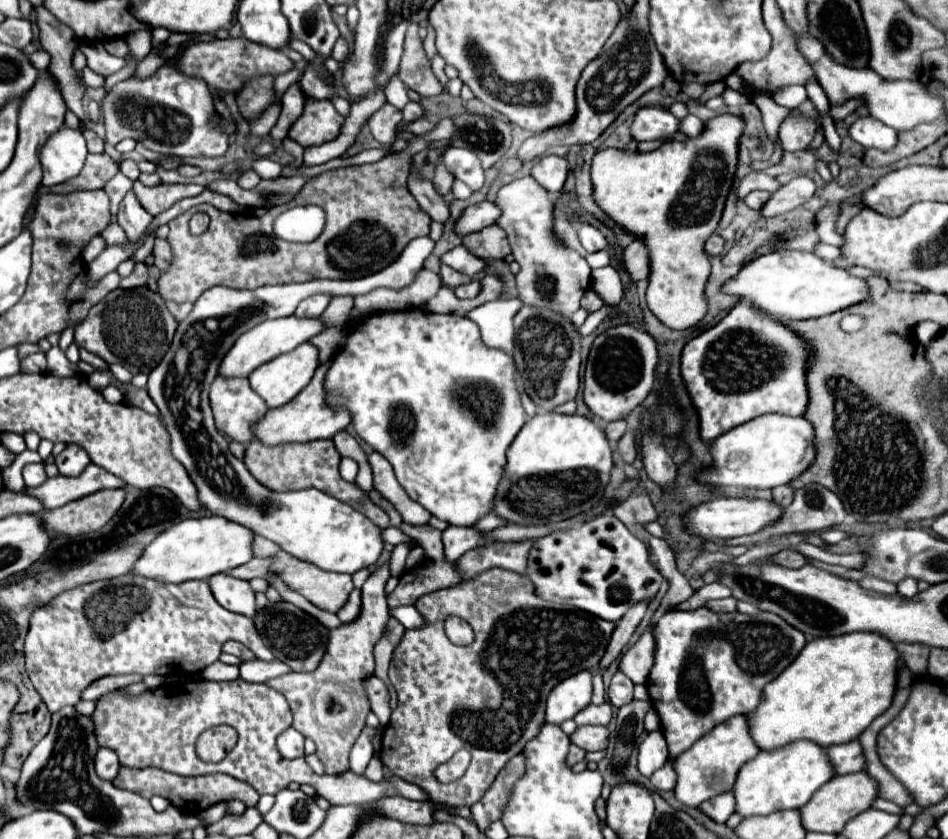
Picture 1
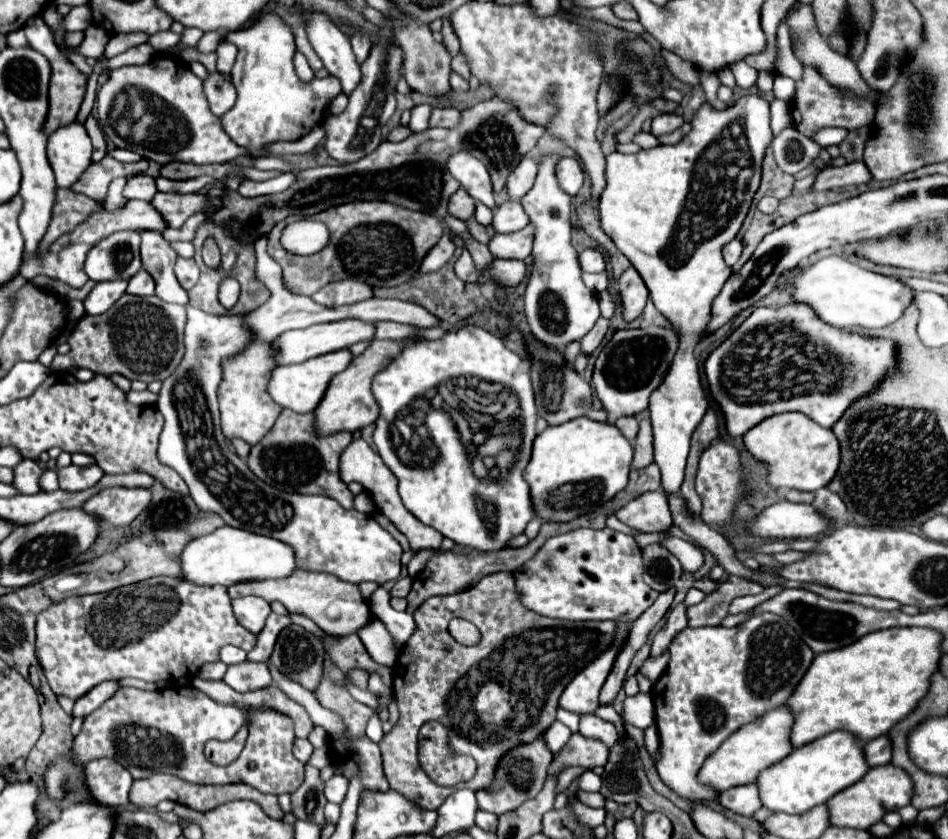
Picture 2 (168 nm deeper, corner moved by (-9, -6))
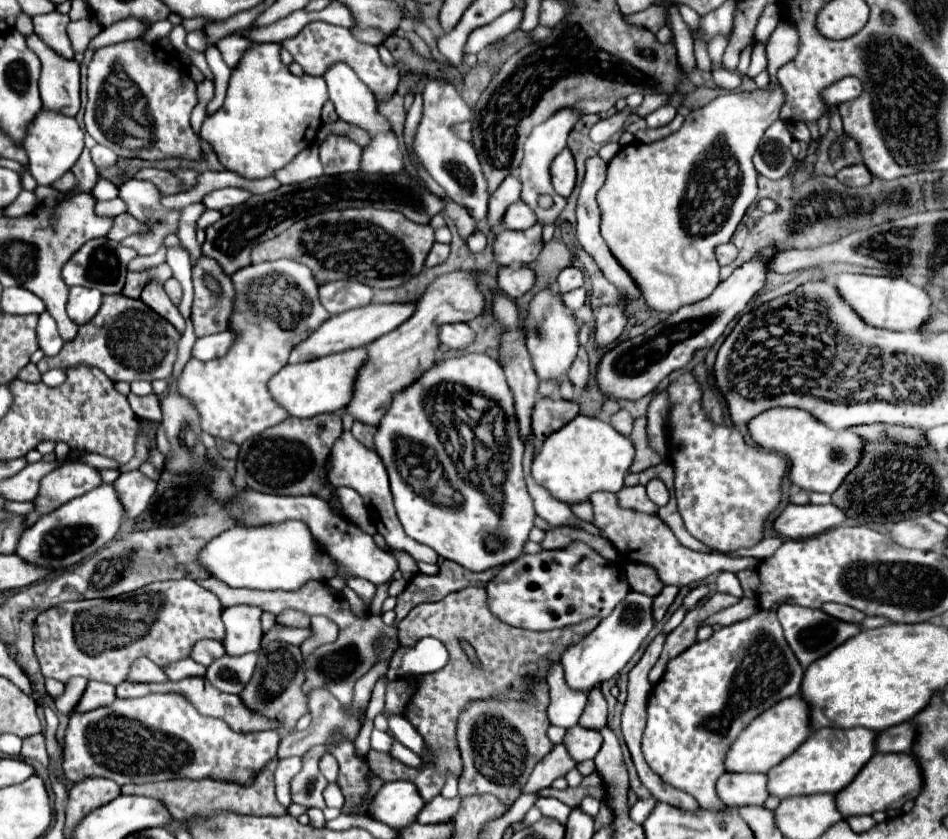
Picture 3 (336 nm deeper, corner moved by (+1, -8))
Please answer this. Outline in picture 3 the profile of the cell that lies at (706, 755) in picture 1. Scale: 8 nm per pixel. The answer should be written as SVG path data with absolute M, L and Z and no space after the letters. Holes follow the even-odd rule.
M800 696L796 698L786 698L780 702L780 706L772 706L772 710L764 710L760 718L754 718L752 724L748 724L736 742L732 742L728 750L728 758L724 758L724 768L726 772L732 774L766 774L772 766L780 764L786 756L790 756L808 736L810 736L810 726L808 726L808 706Z

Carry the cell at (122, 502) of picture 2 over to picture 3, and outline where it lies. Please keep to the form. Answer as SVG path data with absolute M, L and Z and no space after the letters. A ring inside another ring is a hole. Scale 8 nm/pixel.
M138 470L120 474L112 486L116 490L116 496L120 498L120 504L124 506L126 518L140 516L156 490L156 482L148 480Z

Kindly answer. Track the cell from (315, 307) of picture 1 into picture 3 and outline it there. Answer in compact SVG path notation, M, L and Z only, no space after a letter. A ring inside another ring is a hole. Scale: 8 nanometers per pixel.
M328 282L318 288L320 302L326 306L330 314L342 314L352 308L360 308L370 304L372 300L372 288L364 286L360 282Z

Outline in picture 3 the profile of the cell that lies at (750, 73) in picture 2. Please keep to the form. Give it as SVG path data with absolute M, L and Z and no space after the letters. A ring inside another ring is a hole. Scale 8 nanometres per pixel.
M716 36L716 38L712 38L710 44L708 44L708 56L710 56L710 60L712 60L714 64L718 64L718 66L722 64L722 54L724 54L726 44L728 44L728 40L726 40L724 36Z

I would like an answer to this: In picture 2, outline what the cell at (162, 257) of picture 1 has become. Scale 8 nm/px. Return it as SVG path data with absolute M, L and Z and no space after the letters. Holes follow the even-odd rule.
M178 258L176 260L174 272L176 272L176 278L178 278L178 282L180 282L180 286L184 290L194 288L194 284L198 282L198 274L200 274L196 262L194 260L186 260L186 258Z

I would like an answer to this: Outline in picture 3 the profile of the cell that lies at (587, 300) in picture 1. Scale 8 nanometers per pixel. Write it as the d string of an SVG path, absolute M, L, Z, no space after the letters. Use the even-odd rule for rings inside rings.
M580 346L576 362L572 362L572 366L570 366L568 378L576 388L584 388L588 376L590 376L590 372L588 372L588 354L586 354L586 348Z

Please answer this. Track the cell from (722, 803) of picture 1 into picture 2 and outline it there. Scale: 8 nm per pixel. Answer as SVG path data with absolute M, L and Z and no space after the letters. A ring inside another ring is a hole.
M742 784L736 788L728 788L720 794L720 804L740 816L752 816L758 808L762 808L760 796L758 796L758 784Z

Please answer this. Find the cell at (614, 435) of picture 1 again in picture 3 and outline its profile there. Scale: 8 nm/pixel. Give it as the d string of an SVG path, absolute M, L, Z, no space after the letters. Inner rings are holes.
M618 410L616 414L610 416L612 428L618 430L620 434L626 434L626 436L630 436L630 432L632 432L632 422L634 422L634 418L626 410Z

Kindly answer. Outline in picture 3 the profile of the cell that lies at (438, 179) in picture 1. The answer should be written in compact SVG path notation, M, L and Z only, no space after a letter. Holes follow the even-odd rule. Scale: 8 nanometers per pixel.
M450 200L450 202L444 206L444 214L456 224L456 228L458 228L458 232L460 232L462 238L468 238L468 236L476 230L476 224L474 224L474 220L470 218L470 214L468 214L462 206L456 206L456 202Z

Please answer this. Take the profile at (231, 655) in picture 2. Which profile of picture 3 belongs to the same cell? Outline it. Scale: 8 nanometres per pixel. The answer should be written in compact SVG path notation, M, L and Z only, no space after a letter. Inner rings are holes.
M200 640L196 642L196 646L192 648L192 658L204 666L210 666L210 662L214 662L216 658L222 658L226 654L224 646L216 640Z

